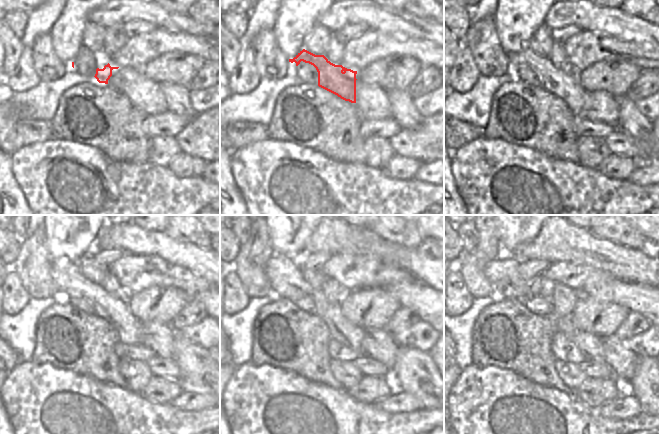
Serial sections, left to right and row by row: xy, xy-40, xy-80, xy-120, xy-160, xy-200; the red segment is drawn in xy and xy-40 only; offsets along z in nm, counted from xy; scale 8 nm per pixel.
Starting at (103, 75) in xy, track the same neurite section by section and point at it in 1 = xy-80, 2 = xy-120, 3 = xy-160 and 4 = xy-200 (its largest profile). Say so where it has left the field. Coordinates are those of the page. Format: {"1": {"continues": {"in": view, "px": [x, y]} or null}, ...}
{"1": {"continues": {"in": "xy-80", "px": [560, 82]}}, "2": {"continues": {"in": "xy-120", "px": [66, 275]}}, "3": {"continues": {"in": "xy-160", "px": [286, 277]}}, "4": {"continues": {"in": "xy-200", "px": [509, 277]}}}

